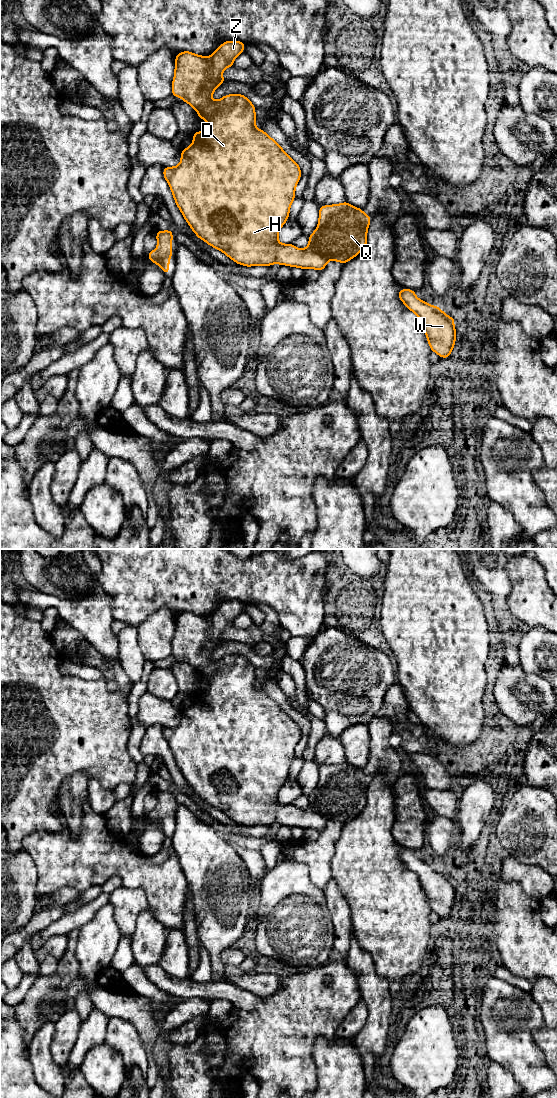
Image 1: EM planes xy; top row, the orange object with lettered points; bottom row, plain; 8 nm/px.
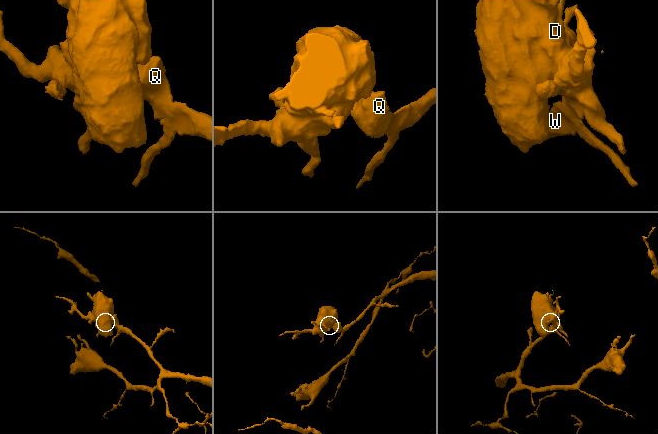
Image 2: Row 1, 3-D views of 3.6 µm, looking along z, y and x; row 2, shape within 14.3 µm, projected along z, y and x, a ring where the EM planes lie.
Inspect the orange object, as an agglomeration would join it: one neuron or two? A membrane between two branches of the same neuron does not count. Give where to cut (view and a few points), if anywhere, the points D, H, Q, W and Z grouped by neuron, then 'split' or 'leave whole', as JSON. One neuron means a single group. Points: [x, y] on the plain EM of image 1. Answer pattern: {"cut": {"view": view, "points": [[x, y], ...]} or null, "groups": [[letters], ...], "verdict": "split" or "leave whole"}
{"cut": null, "groups": [["D", "H", "Q", "W", "Z"]], "verdict": "leave whole"}

